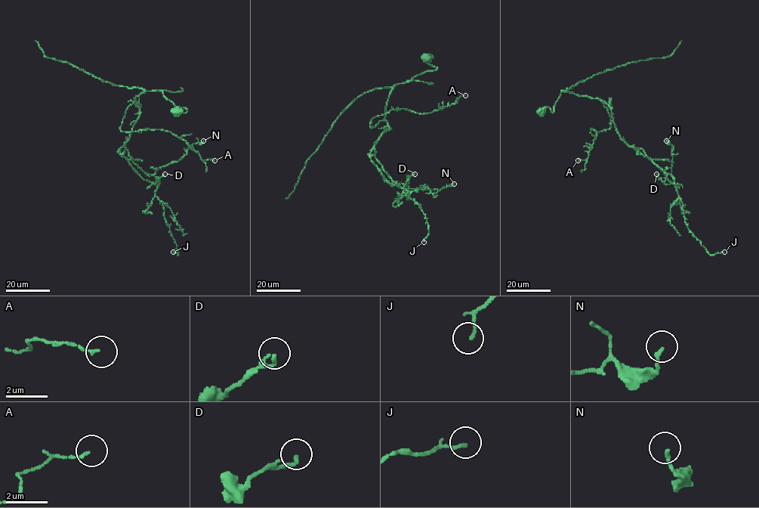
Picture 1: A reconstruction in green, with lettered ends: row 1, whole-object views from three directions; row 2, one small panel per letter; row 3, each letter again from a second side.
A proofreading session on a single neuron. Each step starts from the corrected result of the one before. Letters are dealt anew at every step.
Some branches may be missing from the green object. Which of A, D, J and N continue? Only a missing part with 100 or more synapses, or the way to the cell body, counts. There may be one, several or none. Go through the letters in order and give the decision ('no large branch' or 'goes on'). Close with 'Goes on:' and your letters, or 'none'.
A: no large branch
D: no large branch
J: no large branch
N: no large branch
Goes on: none

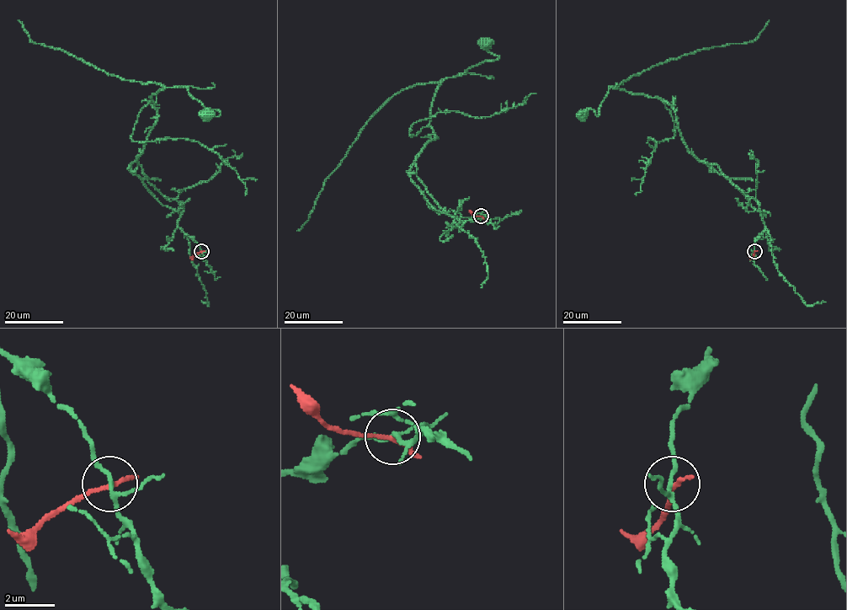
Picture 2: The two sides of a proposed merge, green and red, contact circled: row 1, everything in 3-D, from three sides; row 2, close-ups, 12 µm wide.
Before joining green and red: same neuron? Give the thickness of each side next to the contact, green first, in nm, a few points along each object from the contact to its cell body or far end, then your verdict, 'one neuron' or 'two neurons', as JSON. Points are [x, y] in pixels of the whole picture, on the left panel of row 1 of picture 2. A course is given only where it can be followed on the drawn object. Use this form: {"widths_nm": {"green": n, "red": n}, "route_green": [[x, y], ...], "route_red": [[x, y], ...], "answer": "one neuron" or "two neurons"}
{"widths_nm": {"green": 140, "red": 140}, "route_green": [[202, 251], [178, 227], [183, 207], [148, 181], [136, 157], [159, 90], [185, 86], [220, 113], [206, 116]], "route_red": [[202, 251], [189, 256]], "answer": "two neurons"}

